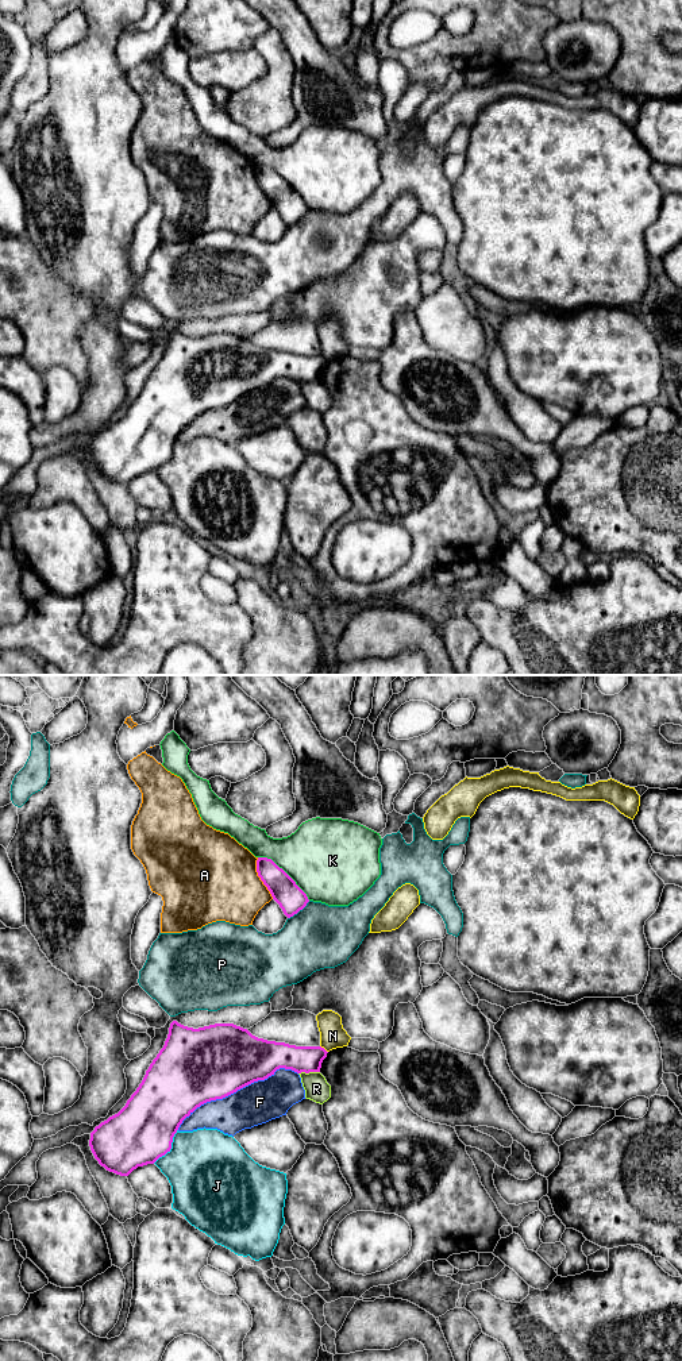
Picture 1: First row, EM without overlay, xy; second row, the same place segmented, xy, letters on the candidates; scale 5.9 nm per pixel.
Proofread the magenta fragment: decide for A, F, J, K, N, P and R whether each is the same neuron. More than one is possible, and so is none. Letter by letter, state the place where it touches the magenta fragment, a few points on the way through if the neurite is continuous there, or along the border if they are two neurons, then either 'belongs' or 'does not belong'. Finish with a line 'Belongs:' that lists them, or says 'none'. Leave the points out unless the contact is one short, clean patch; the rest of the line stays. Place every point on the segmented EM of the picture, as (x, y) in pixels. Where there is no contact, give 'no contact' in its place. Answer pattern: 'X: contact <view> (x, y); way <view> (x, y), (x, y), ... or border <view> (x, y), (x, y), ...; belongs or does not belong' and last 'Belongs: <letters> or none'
A: contact xy (259, 876); does not belong
F: contact xy (235, 1091); does not belong
J: contact xy (170, 1148); does not belong
K: contact xy (285, 872); does not belong
N: contact xy (324, 1049); border xy (320, 1045), (327, 1052); does not belong
P: contact xy (299, 910); does not belong
R: contact xy (308, 1072); does not belong
Belongs: none

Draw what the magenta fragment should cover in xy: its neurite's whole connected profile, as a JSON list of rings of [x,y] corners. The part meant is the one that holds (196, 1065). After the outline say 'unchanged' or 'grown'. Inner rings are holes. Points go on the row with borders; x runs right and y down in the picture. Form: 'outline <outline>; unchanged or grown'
outline [[[173,1021],[163,1048],[126,1106],[90,1133],[90,1150],[107,1171],[128,1176],[138,1167],[154,1164],[170,1152],[180,1125],[201,1104],[265,1080],[280,1068],[297,1073],[320,1072],[327,1053],[321,1046],[296,1046],[258,1038],[234,1023],[193,1029]]]; unchanged

